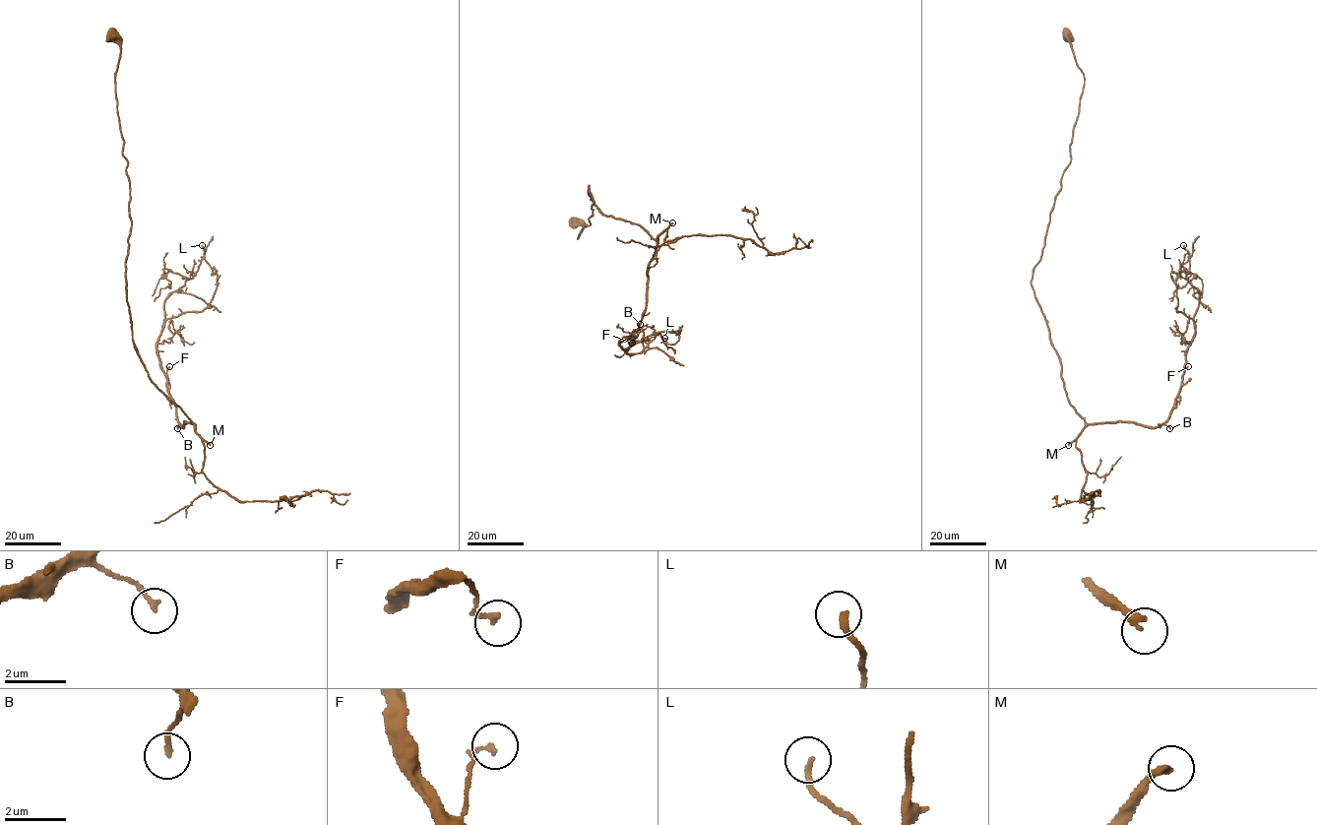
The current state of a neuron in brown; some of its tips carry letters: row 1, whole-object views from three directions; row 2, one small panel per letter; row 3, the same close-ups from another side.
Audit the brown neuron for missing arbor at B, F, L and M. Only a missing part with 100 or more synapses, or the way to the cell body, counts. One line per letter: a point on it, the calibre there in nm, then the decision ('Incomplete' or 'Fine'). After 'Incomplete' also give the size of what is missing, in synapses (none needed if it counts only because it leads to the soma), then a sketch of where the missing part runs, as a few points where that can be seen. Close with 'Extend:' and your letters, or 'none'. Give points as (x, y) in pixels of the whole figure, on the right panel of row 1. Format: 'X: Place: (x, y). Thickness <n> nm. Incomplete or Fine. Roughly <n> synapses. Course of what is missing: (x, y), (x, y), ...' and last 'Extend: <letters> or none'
B: Place: (1169, 428). Thickness 170 nm. Fine
F: Place: (1188, 366). Thickness 150 nm. Fine
L: Place: (1183, 245). Thickness 170 nm. Fine
M: Place: (1068, 445). Thickness 240 nm. Incomplete. Roughly 450 synapses. Course of what is missing: (1068, 445), (1063, 448), (1068, 459), (1096, 459), (1099, 478), (1126, 472), (1117, 439), (1106, 434), (1101, 439)
Extend: M

